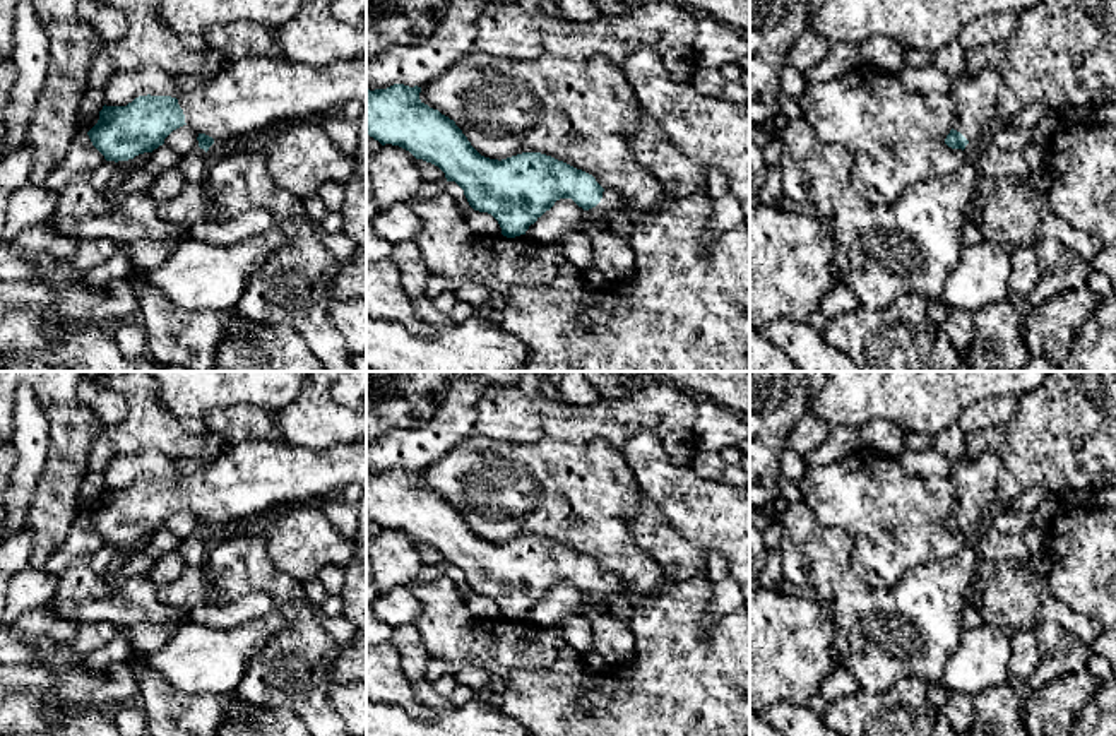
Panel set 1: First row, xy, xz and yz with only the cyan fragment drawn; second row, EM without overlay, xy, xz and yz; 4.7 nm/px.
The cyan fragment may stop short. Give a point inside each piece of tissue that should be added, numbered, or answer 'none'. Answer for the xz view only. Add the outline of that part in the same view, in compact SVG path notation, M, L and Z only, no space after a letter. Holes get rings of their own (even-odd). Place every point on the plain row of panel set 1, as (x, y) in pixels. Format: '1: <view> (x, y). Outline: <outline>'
1: xz (611, 584). Outline: M604 573L601 585L596 591L585 594L587 601L596 606L609 596L625 596L630 602L638 597L638 594L614 573Z

